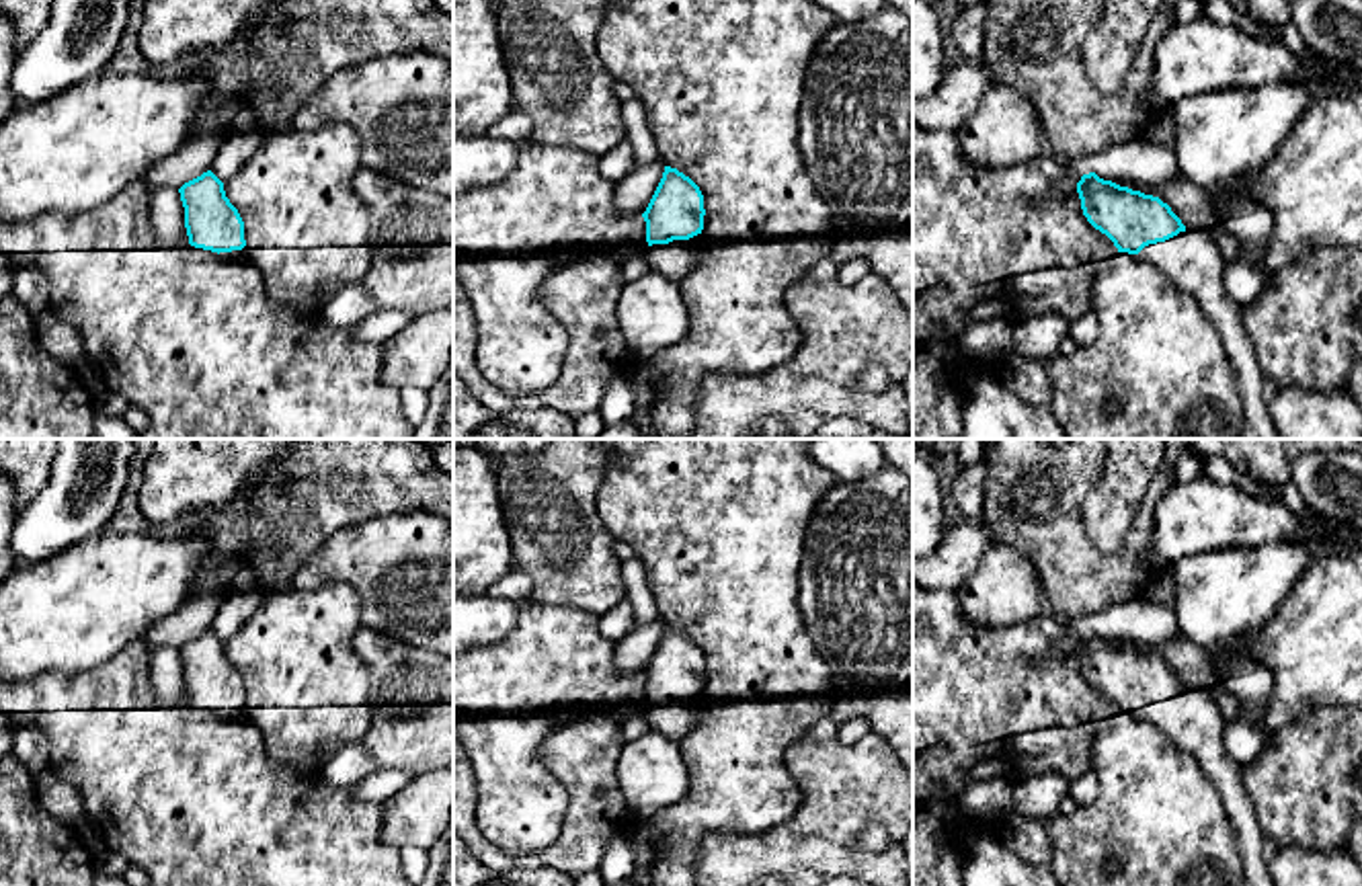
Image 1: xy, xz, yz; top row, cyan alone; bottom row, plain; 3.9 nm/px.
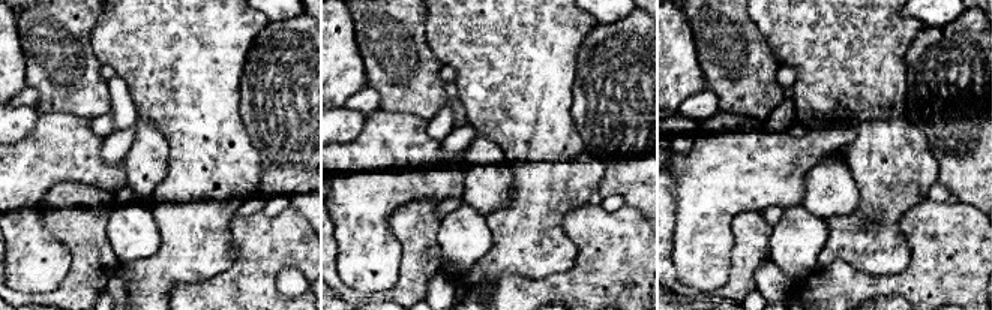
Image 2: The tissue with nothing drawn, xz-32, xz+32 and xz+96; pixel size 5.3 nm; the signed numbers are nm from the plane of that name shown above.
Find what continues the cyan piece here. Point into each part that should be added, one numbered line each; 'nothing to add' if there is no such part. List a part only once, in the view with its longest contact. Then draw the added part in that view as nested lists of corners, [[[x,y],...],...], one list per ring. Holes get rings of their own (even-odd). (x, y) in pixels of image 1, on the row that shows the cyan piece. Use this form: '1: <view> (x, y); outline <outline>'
1: xz (677, 259); outline [[[697,234],[689,240],[652,244],[646,254],[650,271],[660,273],[675,283],[685,281],[704,263],[702,242],[704,238]]]

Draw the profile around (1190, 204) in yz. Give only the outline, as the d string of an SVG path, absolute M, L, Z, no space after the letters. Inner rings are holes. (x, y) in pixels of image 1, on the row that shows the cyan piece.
M1177 174L1163 185L1136 185L1132 180L1112 183L1128 187L1132 191L1140 191L1145 195L1159 197L1181 219L1186 230L1208 230L1214 236L1225 263L1243 252L1239 238L1216 224L1216 207L1208 193L1190 183L1186 176Z

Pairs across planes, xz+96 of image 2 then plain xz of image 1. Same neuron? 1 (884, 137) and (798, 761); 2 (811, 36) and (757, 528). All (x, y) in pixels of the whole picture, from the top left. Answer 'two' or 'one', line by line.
1: two
2: one

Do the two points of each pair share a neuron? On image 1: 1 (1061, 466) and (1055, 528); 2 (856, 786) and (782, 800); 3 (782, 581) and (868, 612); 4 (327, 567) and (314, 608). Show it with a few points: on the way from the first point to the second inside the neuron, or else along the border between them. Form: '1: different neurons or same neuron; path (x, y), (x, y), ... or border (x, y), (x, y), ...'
1: same neuron; path (1055, 480), (1055, 513)
2: different neurons; border (784, 751), (800, 807), (768, 829)
3: different neurons; border (803, 540), (798, 612), (809, 634)
4: different neurons; border (292, 585), (316, 589), (347, 583), (362, 612)

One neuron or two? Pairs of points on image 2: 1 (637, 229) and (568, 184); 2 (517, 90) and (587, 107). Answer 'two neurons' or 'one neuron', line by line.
1: two neurons
2: two neurons

